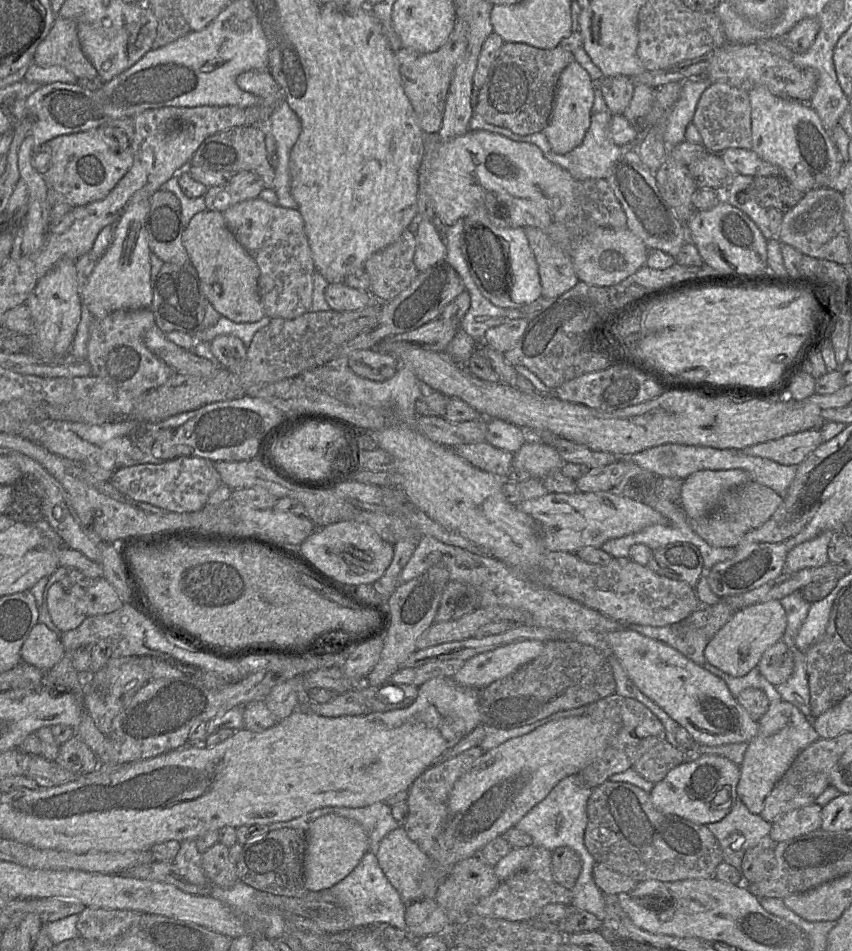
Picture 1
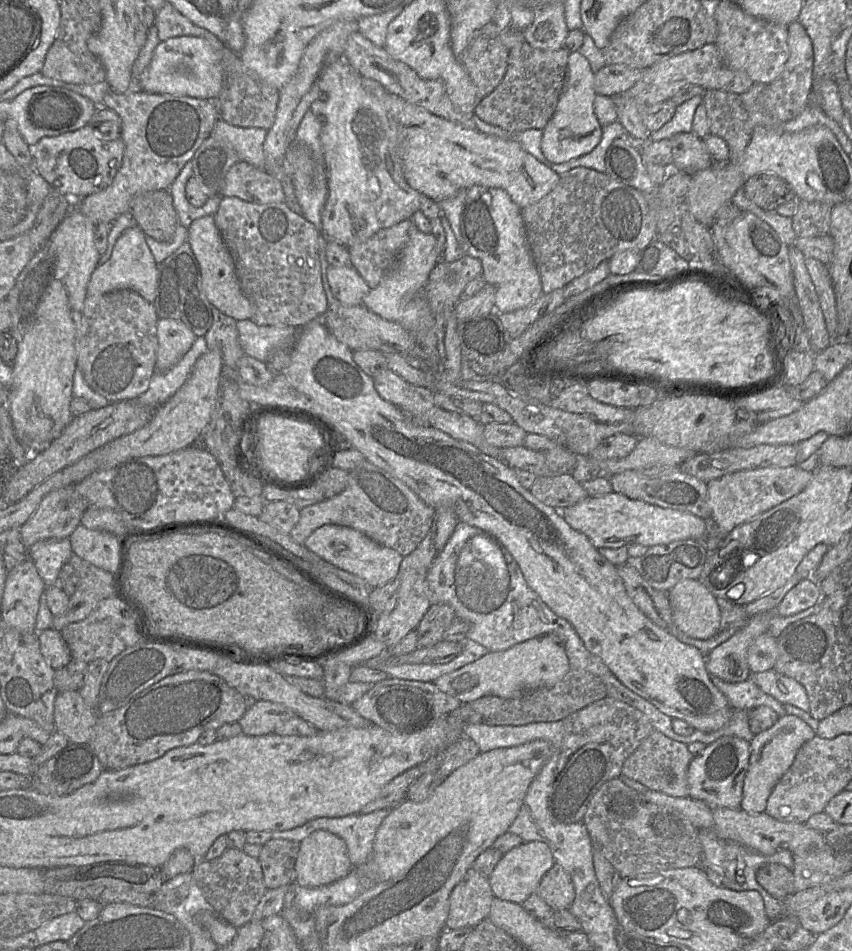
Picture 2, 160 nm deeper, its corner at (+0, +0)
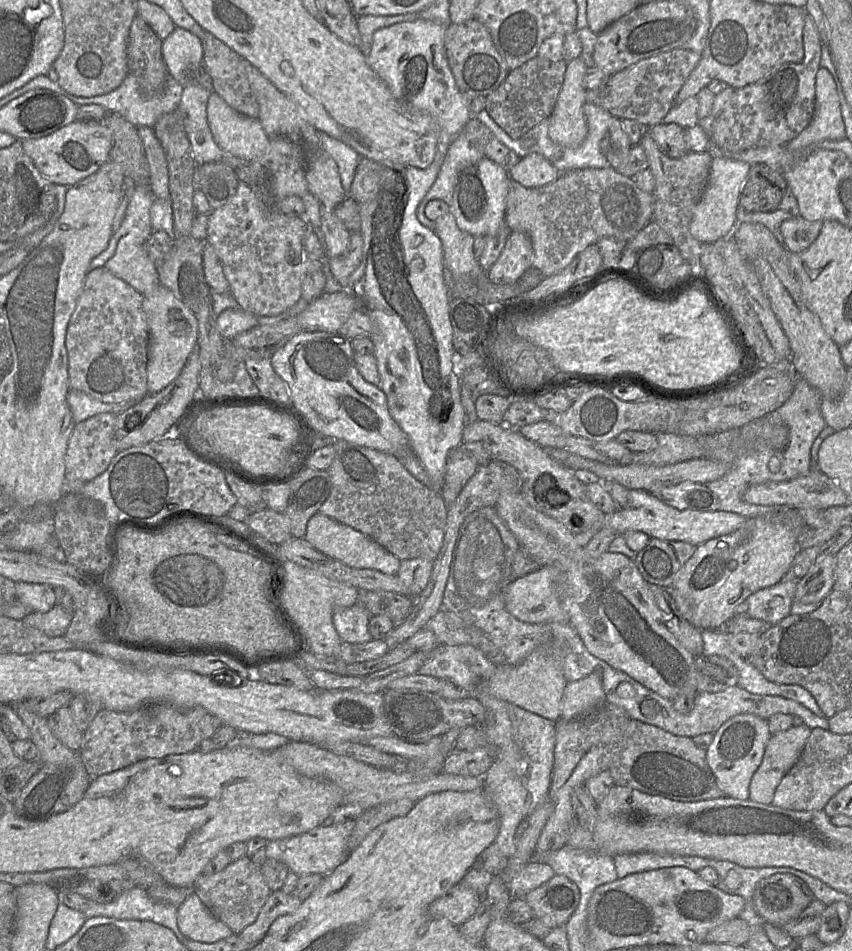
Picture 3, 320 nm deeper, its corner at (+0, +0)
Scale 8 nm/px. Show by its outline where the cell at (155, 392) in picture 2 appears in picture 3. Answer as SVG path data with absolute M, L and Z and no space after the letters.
M75 389L69 390L67 402L75 423L83 422L94 415L106 412L119 415L136 404L131 402L105 403Z

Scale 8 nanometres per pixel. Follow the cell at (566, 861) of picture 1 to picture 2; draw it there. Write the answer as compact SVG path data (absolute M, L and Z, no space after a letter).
M557 863L543 876L536 893L553 910L570 909L575 899L572 879Z

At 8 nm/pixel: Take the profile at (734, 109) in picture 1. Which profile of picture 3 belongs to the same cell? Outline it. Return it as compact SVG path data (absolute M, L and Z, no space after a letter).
M611 167L573 170L561 174L555 182L538 188L526 188L510 180L506 198L505 222L511 232L522 232L530 238L533 247L532 267L544 277L558 273L567 267L580 252L603 238L631 240L653 218L653 195L640 190L634 178L625 177Z

